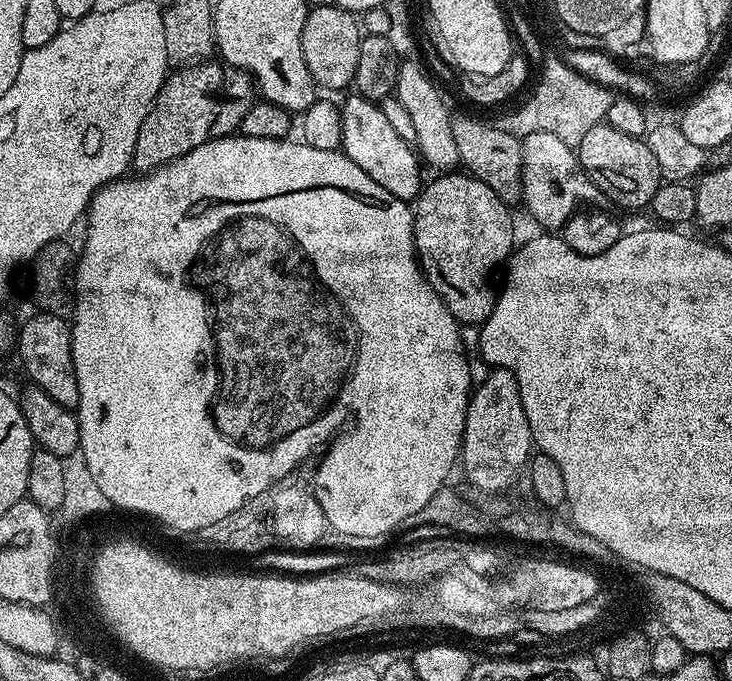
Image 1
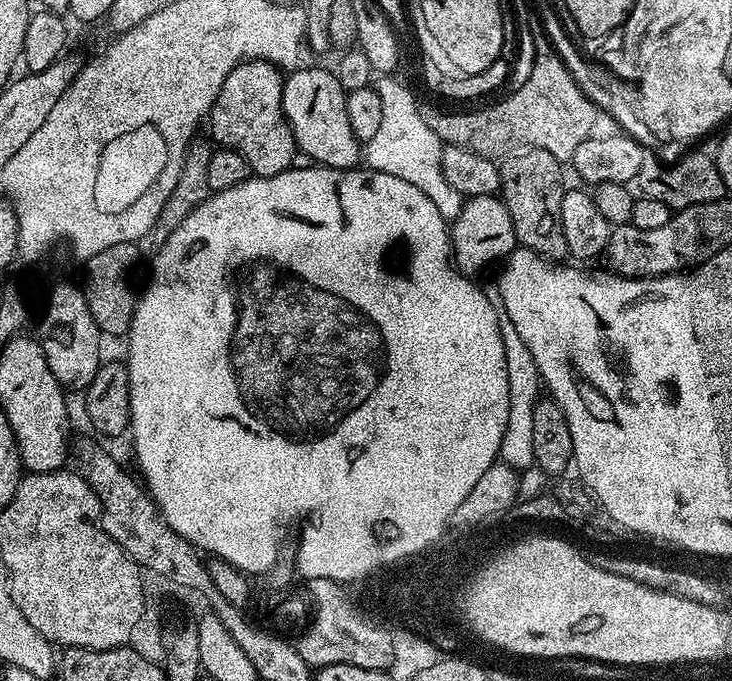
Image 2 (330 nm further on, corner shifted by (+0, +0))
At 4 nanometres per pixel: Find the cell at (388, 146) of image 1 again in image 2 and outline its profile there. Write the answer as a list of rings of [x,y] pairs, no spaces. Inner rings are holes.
[[[297,67],[287,73],[282,90],[282,110],[299,151],[325,168],[354,168],[362,160],[362,144],[350,130],[346,118],[346,93],[335,71],[324,68]]]

